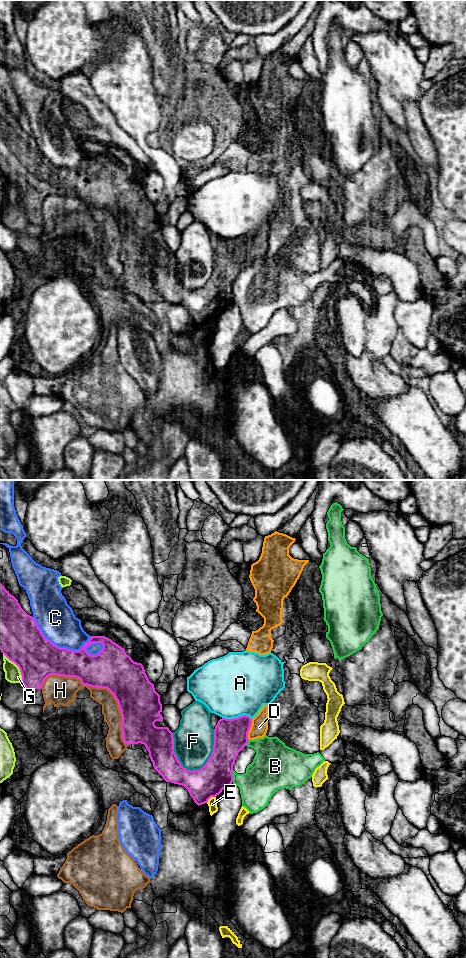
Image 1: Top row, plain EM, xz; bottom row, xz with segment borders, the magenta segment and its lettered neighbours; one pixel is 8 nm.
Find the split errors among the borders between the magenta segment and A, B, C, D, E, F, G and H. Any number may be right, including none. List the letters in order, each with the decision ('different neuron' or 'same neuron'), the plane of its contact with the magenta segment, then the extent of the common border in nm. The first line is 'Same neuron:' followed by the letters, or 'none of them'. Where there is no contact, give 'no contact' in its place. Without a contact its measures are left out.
Same neuron: D
A: different neuron; contact in xz; length 240 nm
B: different neuron; contact in xz; length 100 nm
C: different neuron; contact in xz; length 500 nm
D: same neuron; contact in xz; length 170 nm
E: different neuron; contact in xz; length 90 nm
F: different neuron; contact in xz; length 400 nm
G: different neuron; contact in xz; length 280 nm
H: different neuron; contact in xz; length 850 nm

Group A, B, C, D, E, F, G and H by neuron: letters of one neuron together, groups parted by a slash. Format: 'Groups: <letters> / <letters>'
Groups: A / B / C / D / E / F / G / H

